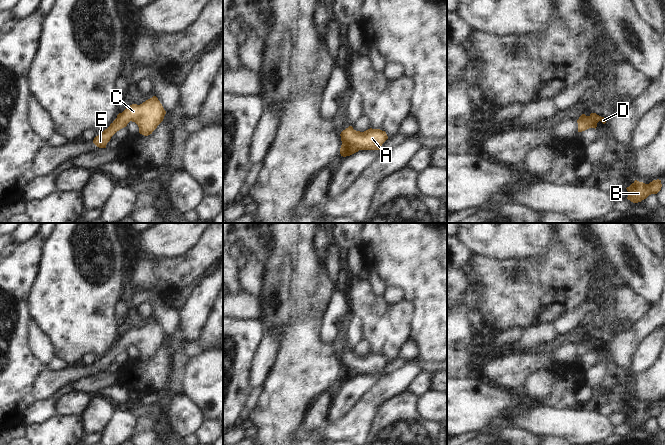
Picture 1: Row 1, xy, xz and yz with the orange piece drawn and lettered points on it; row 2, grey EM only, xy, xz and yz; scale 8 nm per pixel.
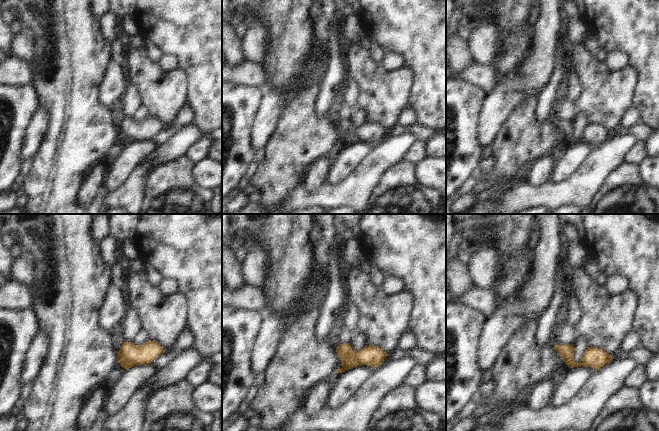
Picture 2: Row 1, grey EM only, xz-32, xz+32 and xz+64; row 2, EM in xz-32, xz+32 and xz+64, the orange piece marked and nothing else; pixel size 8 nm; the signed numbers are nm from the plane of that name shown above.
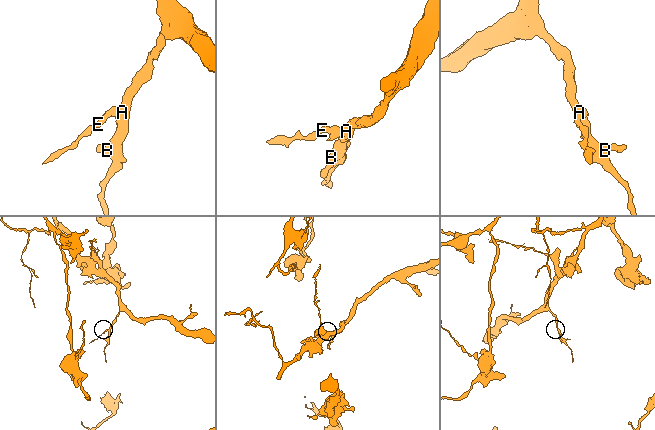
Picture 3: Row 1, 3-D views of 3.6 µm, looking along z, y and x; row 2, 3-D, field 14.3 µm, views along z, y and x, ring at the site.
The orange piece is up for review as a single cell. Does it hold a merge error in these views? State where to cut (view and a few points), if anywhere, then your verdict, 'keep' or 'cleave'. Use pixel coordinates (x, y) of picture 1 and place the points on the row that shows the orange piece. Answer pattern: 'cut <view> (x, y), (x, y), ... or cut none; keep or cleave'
cut none; keep

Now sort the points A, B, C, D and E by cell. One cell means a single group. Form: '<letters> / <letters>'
A B C D E

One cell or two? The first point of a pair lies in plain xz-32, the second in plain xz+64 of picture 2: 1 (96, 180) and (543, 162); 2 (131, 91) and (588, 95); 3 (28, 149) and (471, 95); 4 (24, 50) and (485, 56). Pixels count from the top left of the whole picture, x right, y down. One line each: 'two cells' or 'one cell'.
1: one cell
2: two cells
3: two cells
4: one cell

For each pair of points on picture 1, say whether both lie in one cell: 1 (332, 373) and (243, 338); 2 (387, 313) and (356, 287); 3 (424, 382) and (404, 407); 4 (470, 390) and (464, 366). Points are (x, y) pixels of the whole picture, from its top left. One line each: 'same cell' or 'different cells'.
1: different cells
2: same cell
3: different cells
4: different cells

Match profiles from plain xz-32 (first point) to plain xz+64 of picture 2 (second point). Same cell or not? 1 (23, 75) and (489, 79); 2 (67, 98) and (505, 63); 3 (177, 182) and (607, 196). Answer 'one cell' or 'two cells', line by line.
1: one cell
2: one cell
3: one cell

